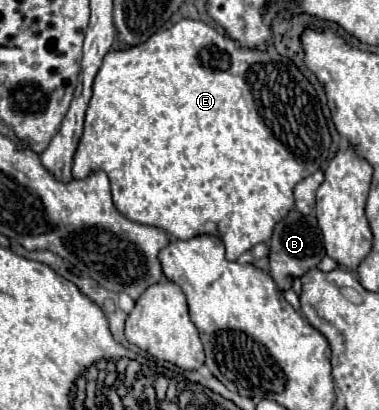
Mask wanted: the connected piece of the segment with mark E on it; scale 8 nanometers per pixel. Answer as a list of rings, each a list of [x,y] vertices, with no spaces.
[[[181,19],[171,29],[155,33],[149,41],[145,41],[145,45],[137,45],[127,51],[111,49],[105,55],[103,65],[93,83],[93,97],[89,101],[85,115],[85,131],[73,159],[73,177],[81,179],[95,169],[105,171],[111,181],[113,203],[127,219],[141,225],[159,227],[169,235],[173,235],[175,239],[189,239],[199,233],[213,233],[223,239],[227,247],[227,259],[235,261],[241,253],[253,249],[257,243],[269,241],[275,225],[281,221],[281,217],[287,217],[287,213],[295,205],[293,187],[321,169],[321,163],[325,163],[325,159],[329,157],[329,145],[331,145],[331,135],[321,111],[319,97],[309,79],[297,69],[297,65],[287,55],[281,55],[273,49],[259,51],[259,49],[241,47],[231,37],[217,33],[217,29],[209,27],[203,21]]]

